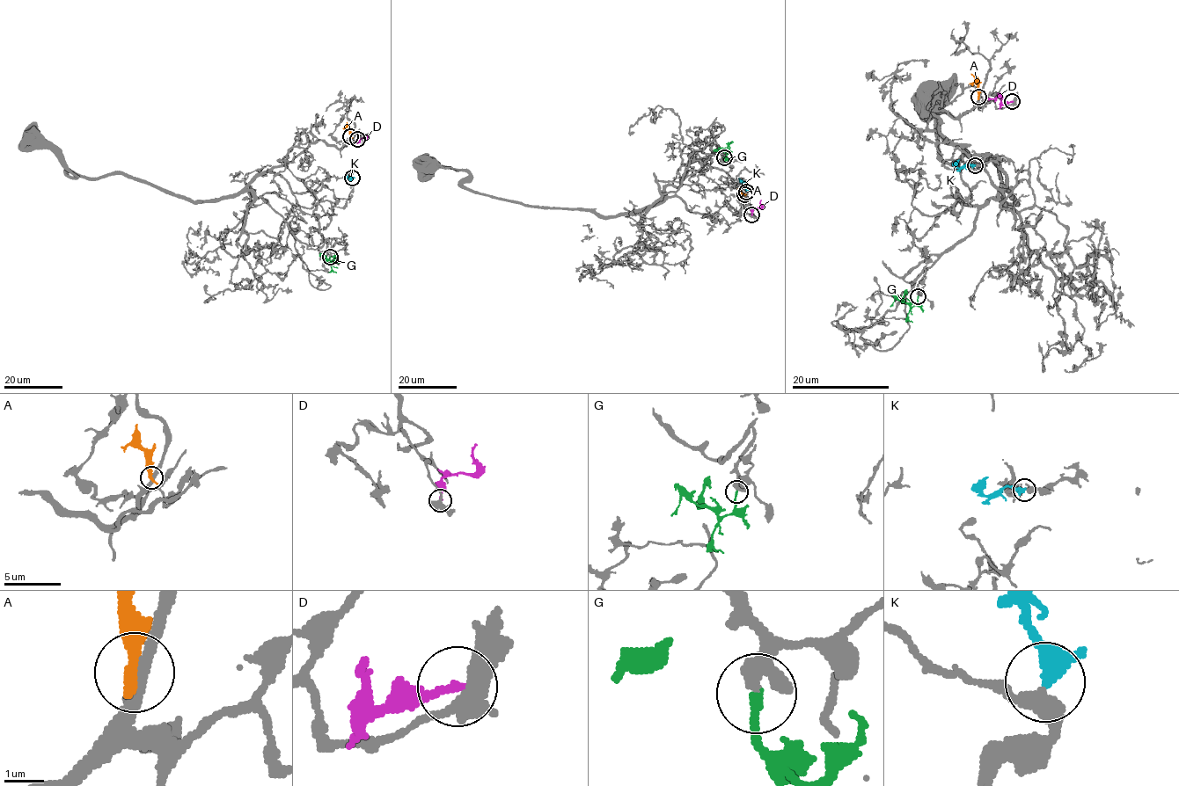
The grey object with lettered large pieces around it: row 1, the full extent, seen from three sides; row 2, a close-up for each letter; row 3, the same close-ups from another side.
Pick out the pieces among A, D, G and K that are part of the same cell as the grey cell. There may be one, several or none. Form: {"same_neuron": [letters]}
{"same_neuron": ["G"]}

